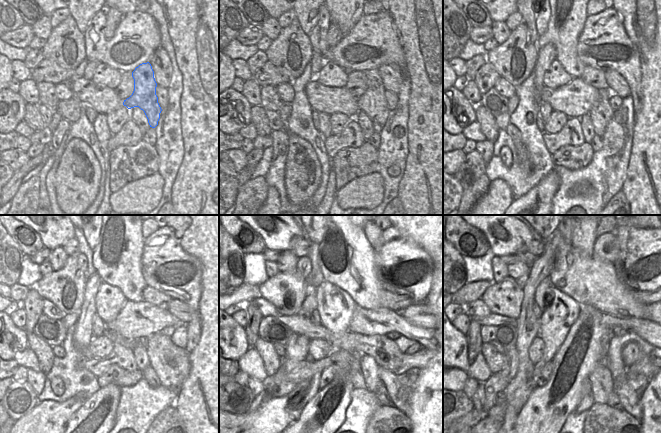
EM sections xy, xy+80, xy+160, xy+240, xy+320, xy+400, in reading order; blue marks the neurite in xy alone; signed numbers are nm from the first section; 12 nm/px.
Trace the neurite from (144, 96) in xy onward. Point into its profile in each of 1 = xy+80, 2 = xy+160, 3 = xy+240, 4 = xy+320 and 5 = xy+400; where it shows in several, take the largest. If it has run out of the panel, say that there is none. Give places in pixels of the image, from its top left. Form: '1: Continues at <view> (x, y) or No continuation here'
1: Continues at xy+80 (372, 102)
2: Continues at xy+160 (601, 113)
3: Continues at xy+240 (171, 364)
4: Continues at xy+320 (399, 382)
5: Continues at xy+400 (629, 388).

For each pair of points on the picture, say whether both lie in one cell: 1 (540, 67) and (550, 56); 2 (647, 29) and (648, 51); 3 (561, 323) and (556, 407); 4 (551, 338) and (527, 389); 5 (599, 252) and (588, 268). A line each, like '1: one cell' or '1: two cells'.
1: one cell
2: one cell
3: two cells
4: one cell
5: two cells

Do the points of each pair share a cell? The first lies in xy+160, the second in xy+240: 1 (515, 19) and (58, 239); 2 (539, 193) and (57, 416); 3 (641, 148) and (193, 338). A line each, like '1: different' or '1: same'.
1: different
2: different
3: different

